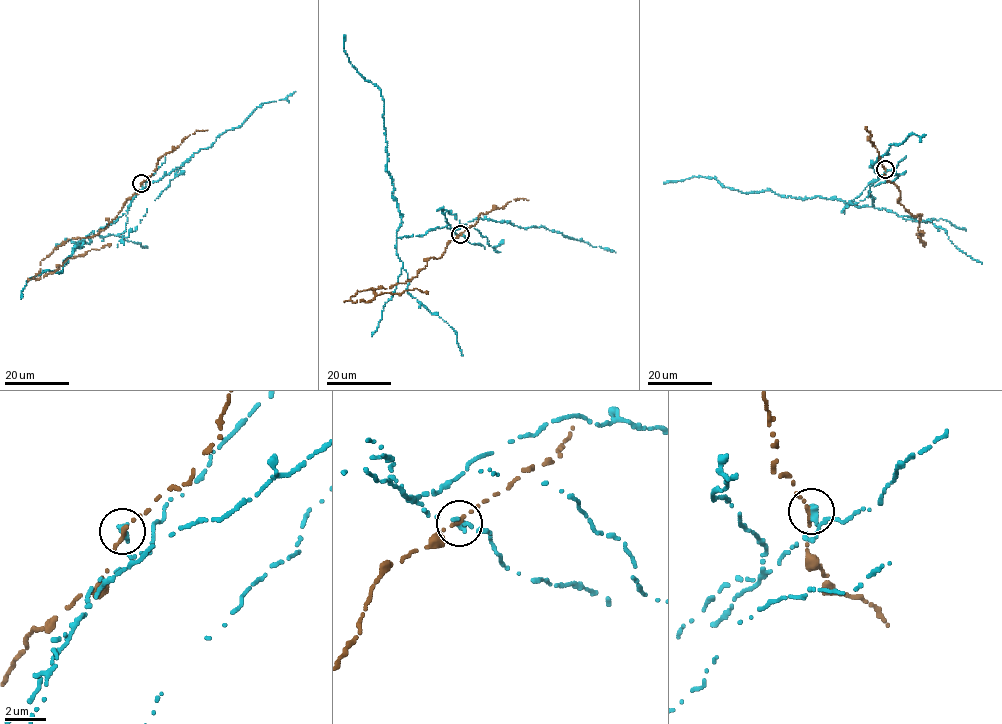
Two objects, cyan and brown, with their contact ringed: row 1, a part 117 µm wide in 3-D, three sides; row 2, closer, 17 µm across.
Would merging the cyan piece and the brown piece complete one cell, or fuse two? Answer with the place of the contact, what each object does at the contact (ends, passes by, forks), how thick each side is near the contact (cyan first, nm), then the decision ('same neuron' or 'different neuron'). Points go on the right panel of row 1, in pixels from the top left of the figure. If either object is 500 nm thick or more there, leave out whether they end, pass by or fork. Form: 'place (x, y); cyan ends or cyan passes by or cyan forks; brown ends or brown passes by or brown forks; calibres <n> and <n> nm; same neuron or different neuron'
place (885, 169); cyan ends; brown ends; calibres 360 and 240 nm; different neuron

